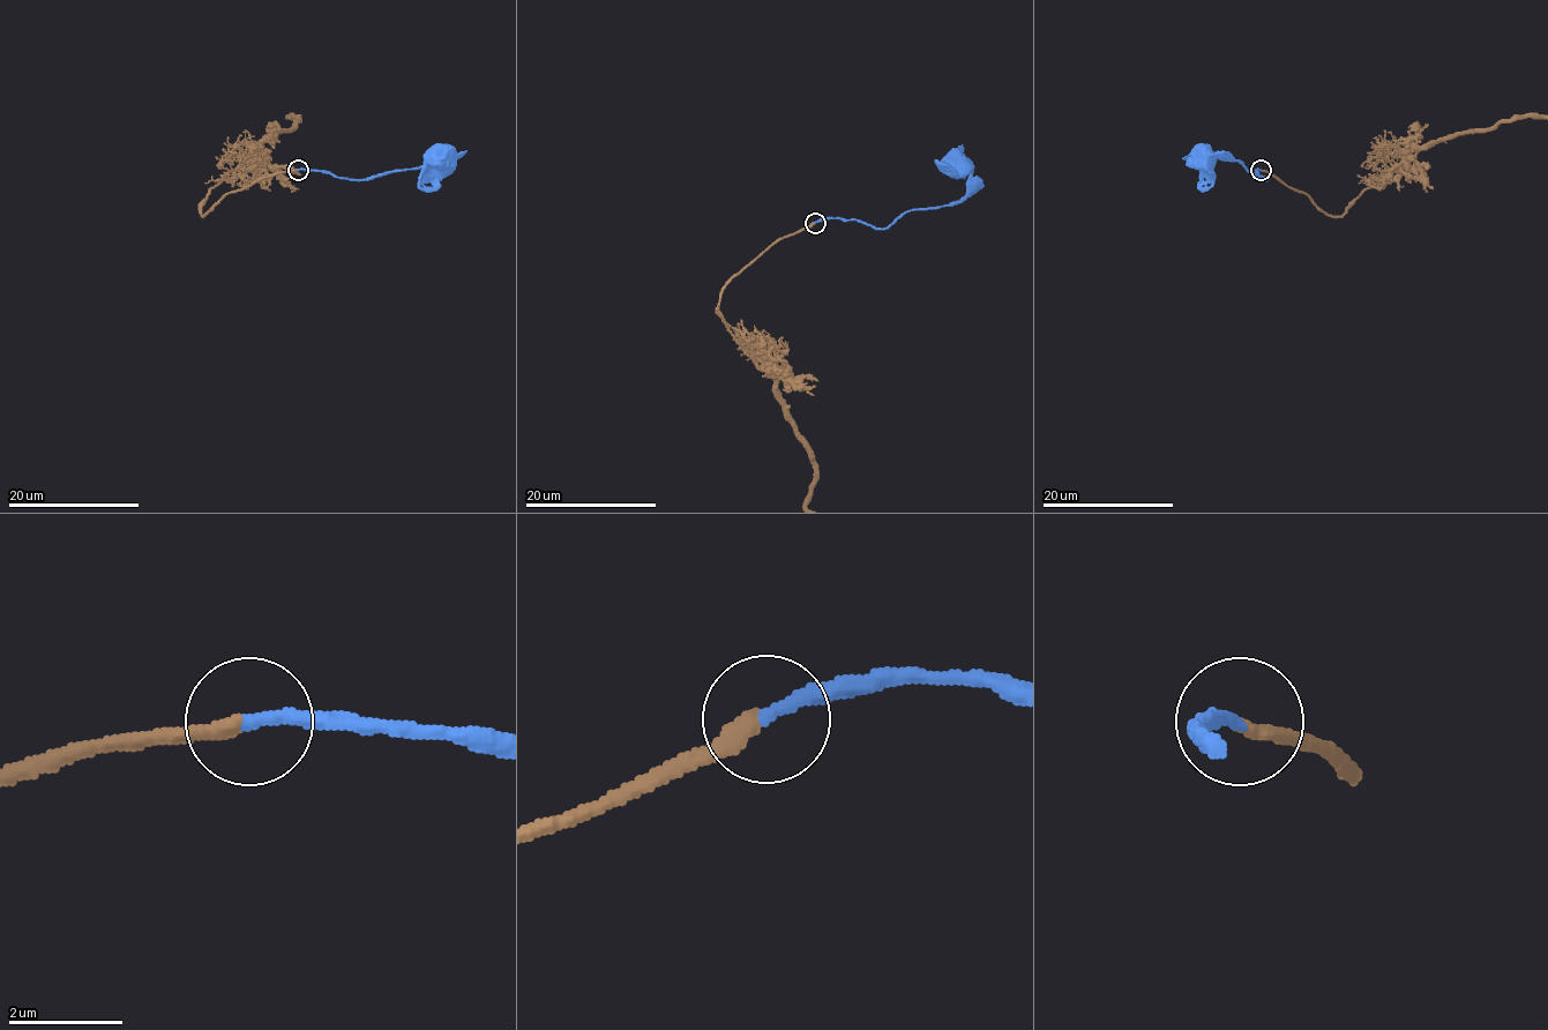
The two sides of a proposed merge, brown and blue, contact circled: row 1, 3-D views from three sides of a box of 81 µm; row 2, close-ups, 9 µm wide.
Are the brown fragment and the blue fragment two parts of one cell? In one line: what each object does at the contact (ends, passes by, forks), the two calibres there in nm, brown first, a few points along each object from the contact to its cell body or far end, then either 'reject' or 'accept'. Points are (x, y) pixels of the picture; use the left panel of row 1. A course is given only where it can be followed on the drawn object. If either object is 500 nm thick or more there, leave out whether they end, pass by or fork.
brown ends there; blue ends there; 300 nm thick on the brown side, 240 nm on the other; blue runs (298, 170), (326, 170), (344, 178), (371, 179), (453, 157), (439, 155); accept

